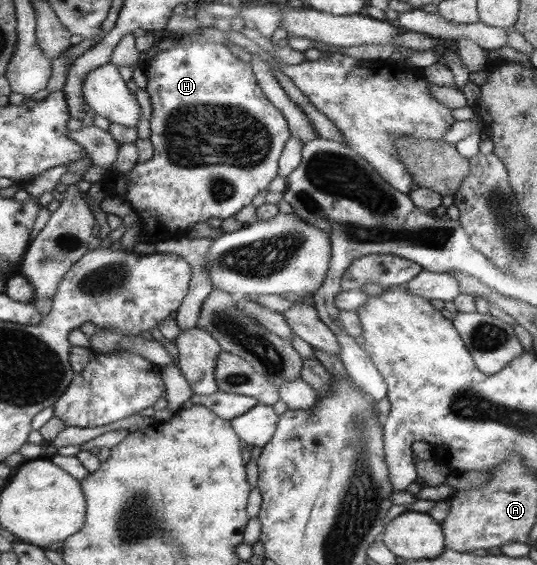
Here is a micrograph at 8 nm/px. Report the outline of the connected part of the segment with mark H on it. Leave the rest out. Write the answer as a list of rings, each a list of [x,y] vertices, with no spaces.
[[[181,41],[160,51],[144,67],[145,90],[152,110],[149,139],[153,155],[126,173],[106,170],[100,180],[108,195],[121,199],[142,220],[140,234],[149,242],[178,239],[196,222],[205,222],[208,218],[225,219],[248,206],[258,192],[266,191],[268,182],[276,176],[278,156],[290,136],[287,119],[263,93],[250,66],[234,56],[214,58],[228,56],[223,44]]]

